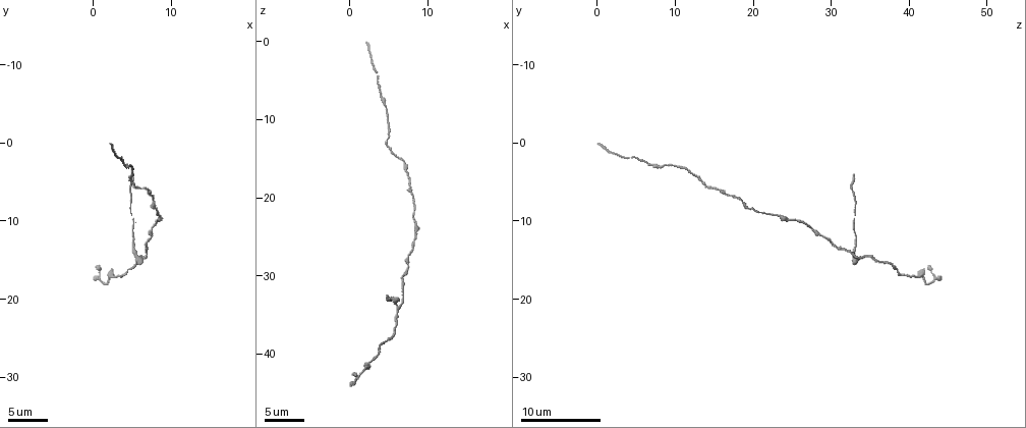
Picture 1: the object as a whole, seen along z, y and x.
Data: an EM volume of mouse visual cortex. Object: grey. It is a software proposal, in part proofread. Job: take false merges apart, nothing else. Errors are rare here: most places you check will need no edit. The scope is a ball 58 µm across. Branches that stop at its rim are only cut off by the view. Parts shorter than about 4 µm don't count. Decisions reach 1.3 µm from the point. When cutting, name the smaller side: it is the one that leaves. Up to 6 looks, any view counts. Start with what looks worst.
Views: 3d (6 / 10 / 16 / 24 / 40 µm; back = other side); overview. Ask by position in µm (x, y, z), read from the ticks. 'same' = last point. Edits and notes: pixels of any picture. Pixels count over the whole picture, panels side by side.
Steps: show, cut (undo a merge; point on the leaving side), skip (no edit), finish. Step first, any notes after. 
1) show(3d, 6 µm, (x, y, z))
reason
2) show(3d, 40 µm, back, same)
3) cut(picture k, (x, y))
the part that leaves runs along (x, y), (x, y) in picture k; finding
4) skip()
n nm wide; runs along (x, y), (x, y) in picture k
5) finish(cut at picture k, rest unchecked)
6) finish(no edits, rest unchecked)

show(3d, 10 µm, (6.0, 14.6, 34.0))

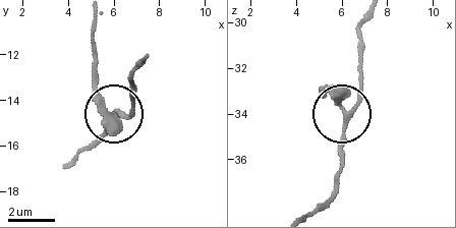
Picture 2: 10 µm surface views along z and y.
cut(picture 2, (95, 79))
the part that leaves runs along (105, 111), (94, 72), (94, 20) in picture 2; two neurons meet here

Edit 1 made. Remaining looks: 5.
show(3d, 10 µm, (7.4, 12.0, 29.2))
a narrow waist

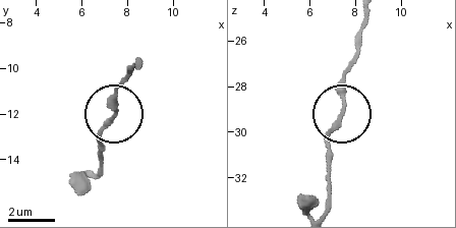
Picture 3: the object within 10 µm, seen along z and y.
skip()
runs along (365, 19), (342, 83), (342, 119), (327, 152) in picture 3; all the same neuron

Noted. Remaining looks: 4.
show(3d, 10 µm, (8.2, 9.2, 22.8))

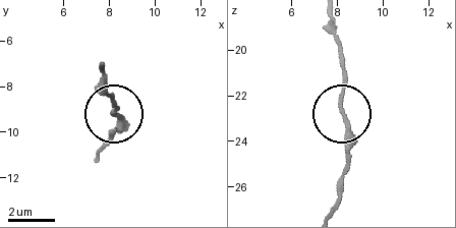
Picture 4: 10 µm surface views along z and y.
skip()
runs along (341, 111), (341, 57) in picture 4; continuous, no second neuron

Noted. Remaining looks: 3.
finish(cut at picture 2, rest unchecked)

